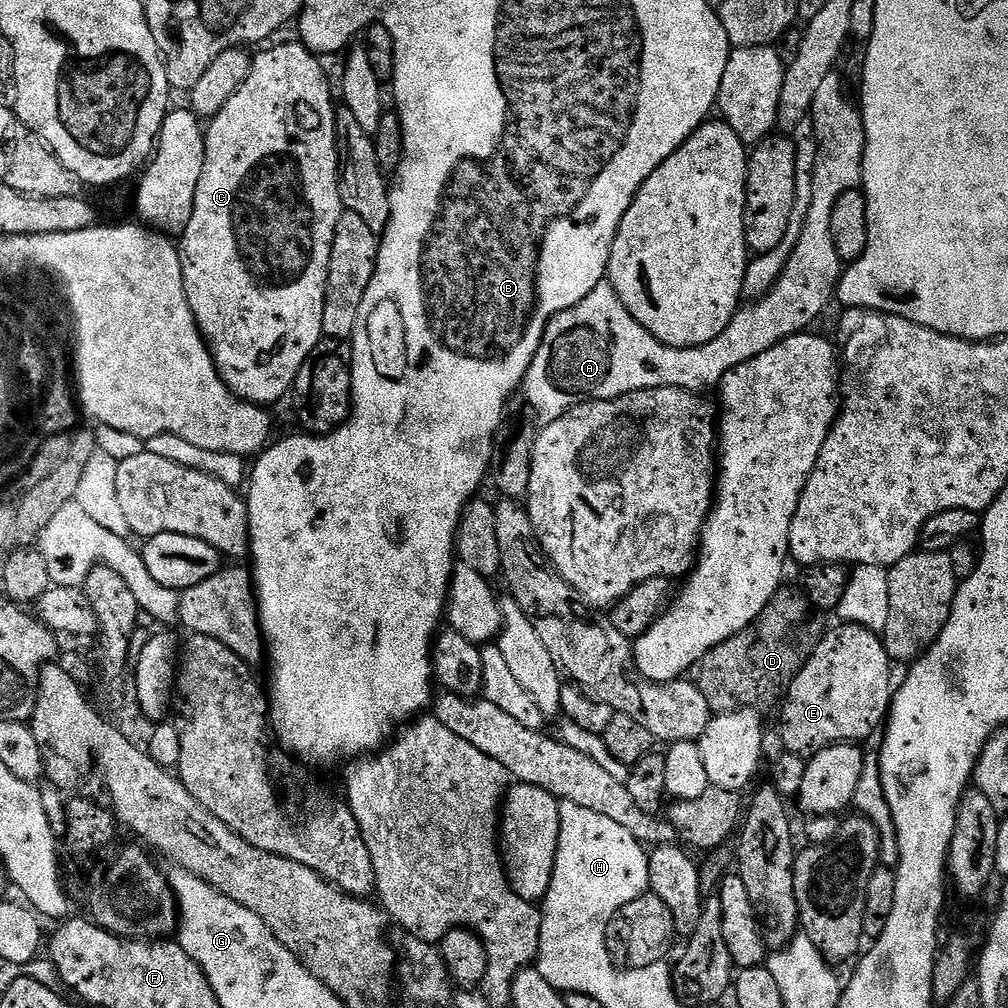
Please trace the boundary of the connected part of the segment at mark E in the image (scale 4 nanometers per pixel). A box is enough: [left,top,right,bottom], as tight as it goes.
[780,623,894,757]

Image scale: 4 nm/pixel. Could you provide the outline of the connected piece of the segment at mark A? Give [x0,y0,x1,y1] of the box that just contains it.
[522,70,864,425]

